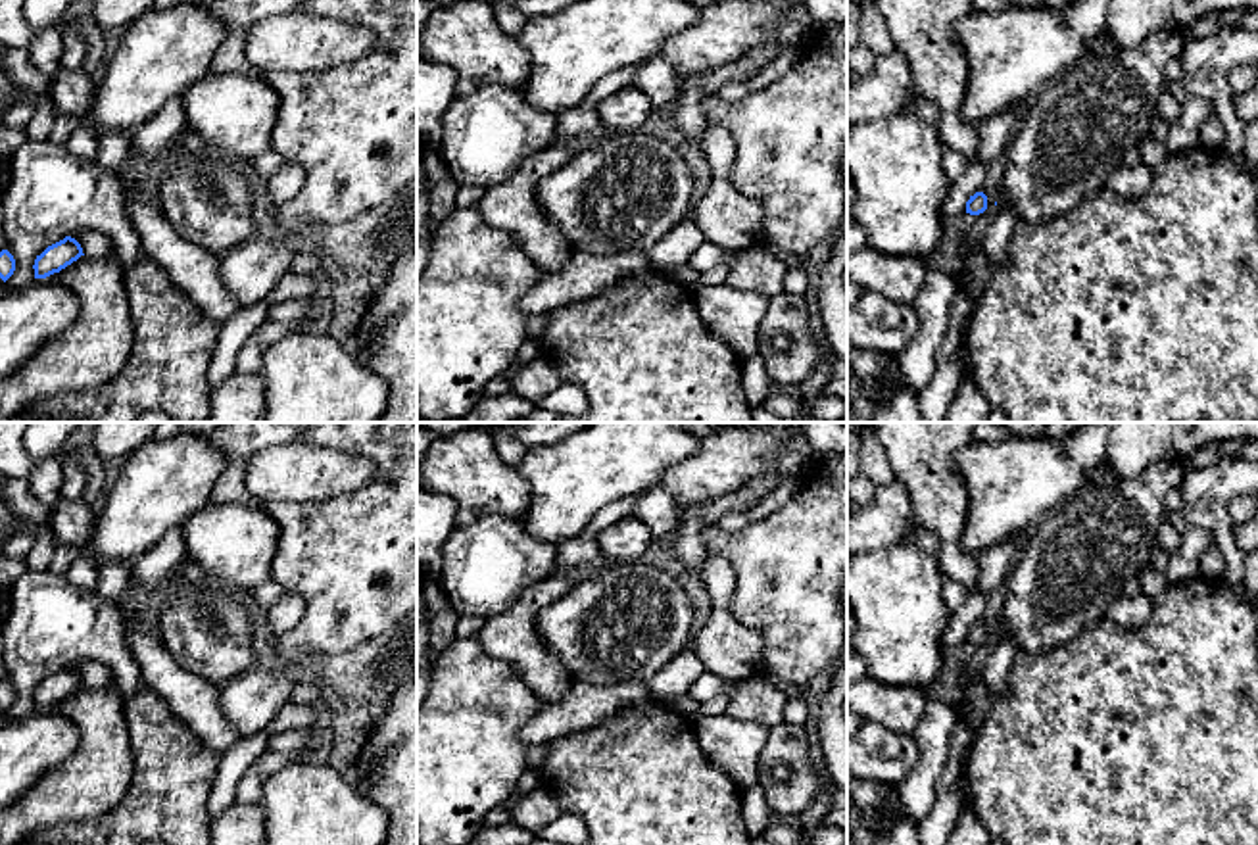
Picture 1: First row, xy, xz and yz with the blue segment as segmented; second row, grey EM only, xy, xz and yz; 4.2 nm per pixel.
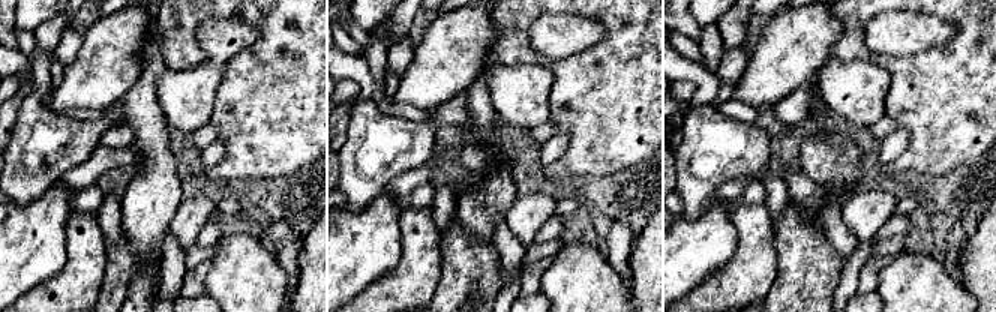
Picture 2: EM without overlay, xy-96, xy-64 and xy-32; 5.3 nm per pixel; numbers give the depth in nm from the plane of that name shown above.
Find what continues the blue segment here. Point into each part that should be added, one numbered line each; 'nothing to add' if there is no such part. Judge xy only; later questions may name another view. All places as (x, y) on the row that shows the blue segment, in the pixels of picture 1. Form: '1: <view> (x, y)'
nothing to add

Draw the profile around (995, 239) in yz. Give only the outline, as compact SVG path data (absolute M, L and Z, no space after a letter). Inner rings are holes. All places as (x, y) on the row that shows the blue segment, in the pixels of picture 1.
M999 204L995 215L981 234L981 248L993 265L1006 263L1008 242L1018 219L1010 205Z

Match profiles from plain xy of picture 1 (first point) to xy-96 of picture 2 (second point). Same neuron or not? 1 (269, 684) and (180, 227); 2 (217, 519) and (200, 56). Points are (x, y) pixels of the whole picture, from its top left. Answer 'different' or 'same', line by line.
1: same
2: different

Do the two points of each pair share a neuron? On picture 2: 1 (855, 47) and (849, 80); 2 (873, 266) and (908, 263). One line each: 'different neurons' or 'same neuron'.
1: different neurons
2: different neurons

